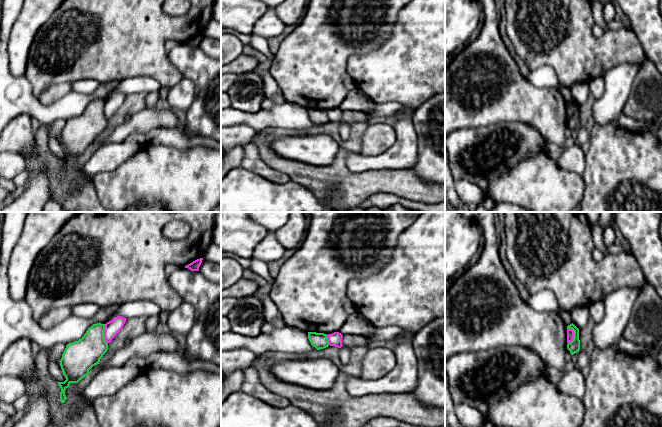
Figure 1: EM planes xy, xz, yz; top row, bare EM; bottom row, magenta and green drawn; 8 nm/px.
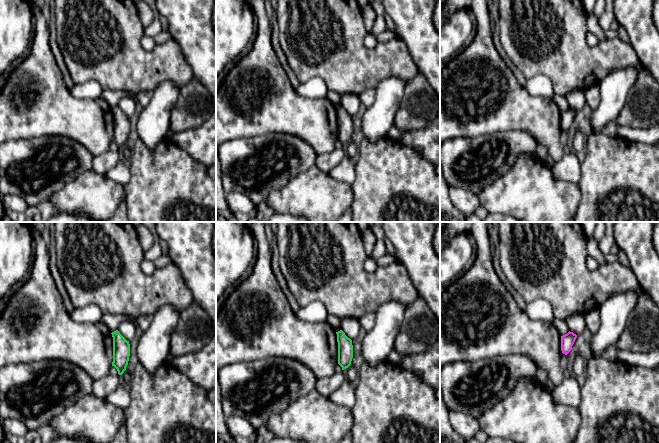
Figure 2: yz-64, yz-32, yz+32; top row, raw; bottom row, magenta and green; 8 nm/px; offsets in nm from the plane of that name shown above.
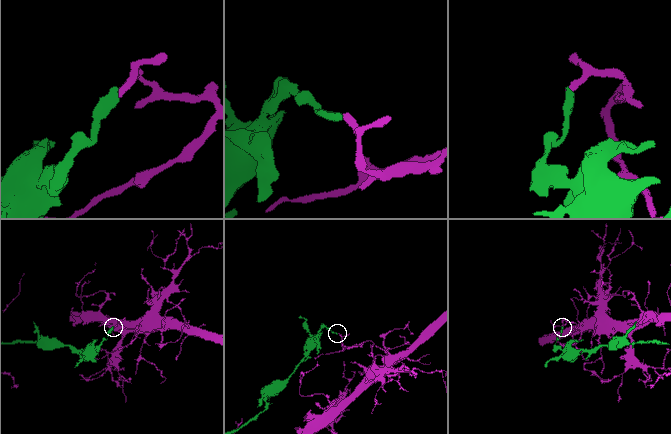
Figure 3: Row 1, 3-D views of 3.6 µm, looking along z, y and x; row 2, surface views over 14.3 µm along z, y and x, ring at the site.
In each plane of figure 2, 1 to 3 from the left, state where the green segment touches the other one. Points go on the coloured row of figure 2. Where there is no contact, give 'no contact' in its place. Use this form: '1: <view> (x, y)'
1: no contact
2: no contact
3: no contact

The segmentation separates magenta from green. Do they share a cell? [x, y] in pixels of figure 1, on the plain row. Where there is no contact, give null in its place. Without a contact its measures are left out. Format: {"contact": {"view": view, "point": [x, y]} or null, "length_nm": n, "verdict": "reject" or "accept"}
{"contact": {"view": "xy", "point": [104, 110]}, "length_nm": 170, "verdict": "reject"}

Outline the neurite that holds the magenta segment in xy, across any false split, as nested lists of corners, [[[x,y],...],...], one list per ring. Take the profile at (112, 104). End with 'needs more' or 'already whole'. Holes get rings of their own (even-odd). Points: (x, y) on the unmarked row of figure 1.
[[[117,92],[105,100],[104,114],[107,120],[120,108],[126,96],[124,93]]]; already whole

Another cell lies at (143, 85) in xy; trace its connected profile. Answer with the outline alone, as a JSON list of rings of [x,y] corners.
[[[150,76],[129,77],[120,81],[118,86],[108,95],[107,98],[111,97],[117,92],[121,92],[126,95],[132,93],[146,95],[150,92],[159,92],[160,90],[160,83]]]

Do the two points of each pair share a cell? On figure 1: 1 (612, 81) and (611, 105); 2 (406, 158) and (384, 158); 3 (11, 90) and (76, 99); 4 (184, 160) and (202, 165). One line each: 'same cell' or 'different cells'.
1: same cell
2: same cell
3: same cell
4: same cell

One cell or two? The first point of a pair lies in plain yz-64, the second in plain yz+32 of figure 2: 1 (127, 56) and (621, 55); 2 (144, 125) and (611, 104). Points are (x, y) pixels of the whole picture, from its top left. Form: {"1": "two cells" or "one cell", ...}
{"1": "one cell", "2": "one cell"}

